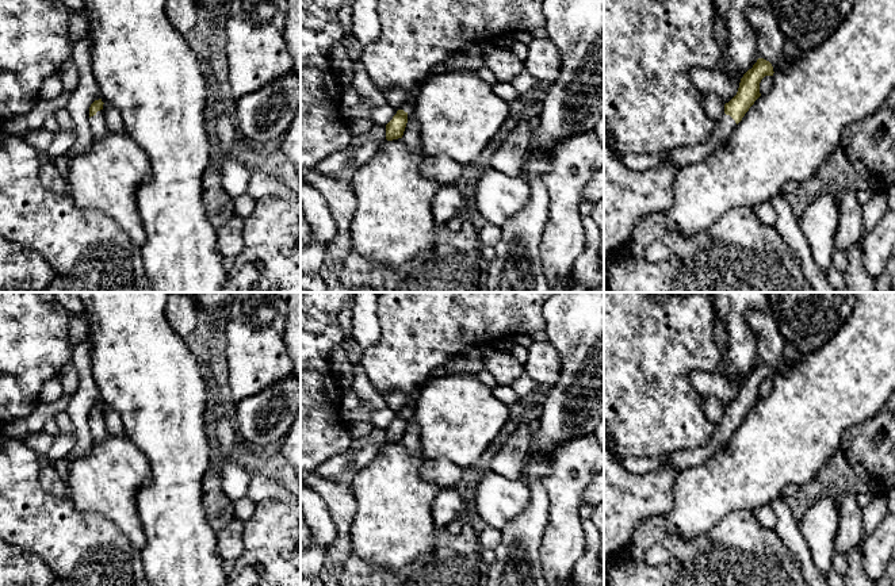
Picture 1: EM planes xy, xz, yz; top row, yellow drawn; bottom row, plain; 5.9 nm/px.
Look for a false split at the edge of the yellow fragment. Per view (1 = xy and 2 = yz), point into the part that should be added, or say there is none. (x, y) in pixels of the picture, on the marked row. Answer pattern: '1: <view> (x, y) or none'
1: xy (98, 125)
2: yz (683, 156)

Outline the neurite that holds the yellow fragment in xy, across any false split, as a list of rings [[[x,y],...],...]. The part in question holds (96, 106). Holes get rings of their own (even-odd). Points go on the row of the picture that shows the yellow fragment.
[[[102,99],[95,100],[89,107],[89,127],[93,134],[93,139],[100,139],[107,135],[108,129],[106,125]]]

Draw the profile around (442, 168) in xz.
[[[445,154],[425,156],[420,165],[420,173],[436,180],[440,185],[450,185],[458,183],[463,173],[463,165]]]

